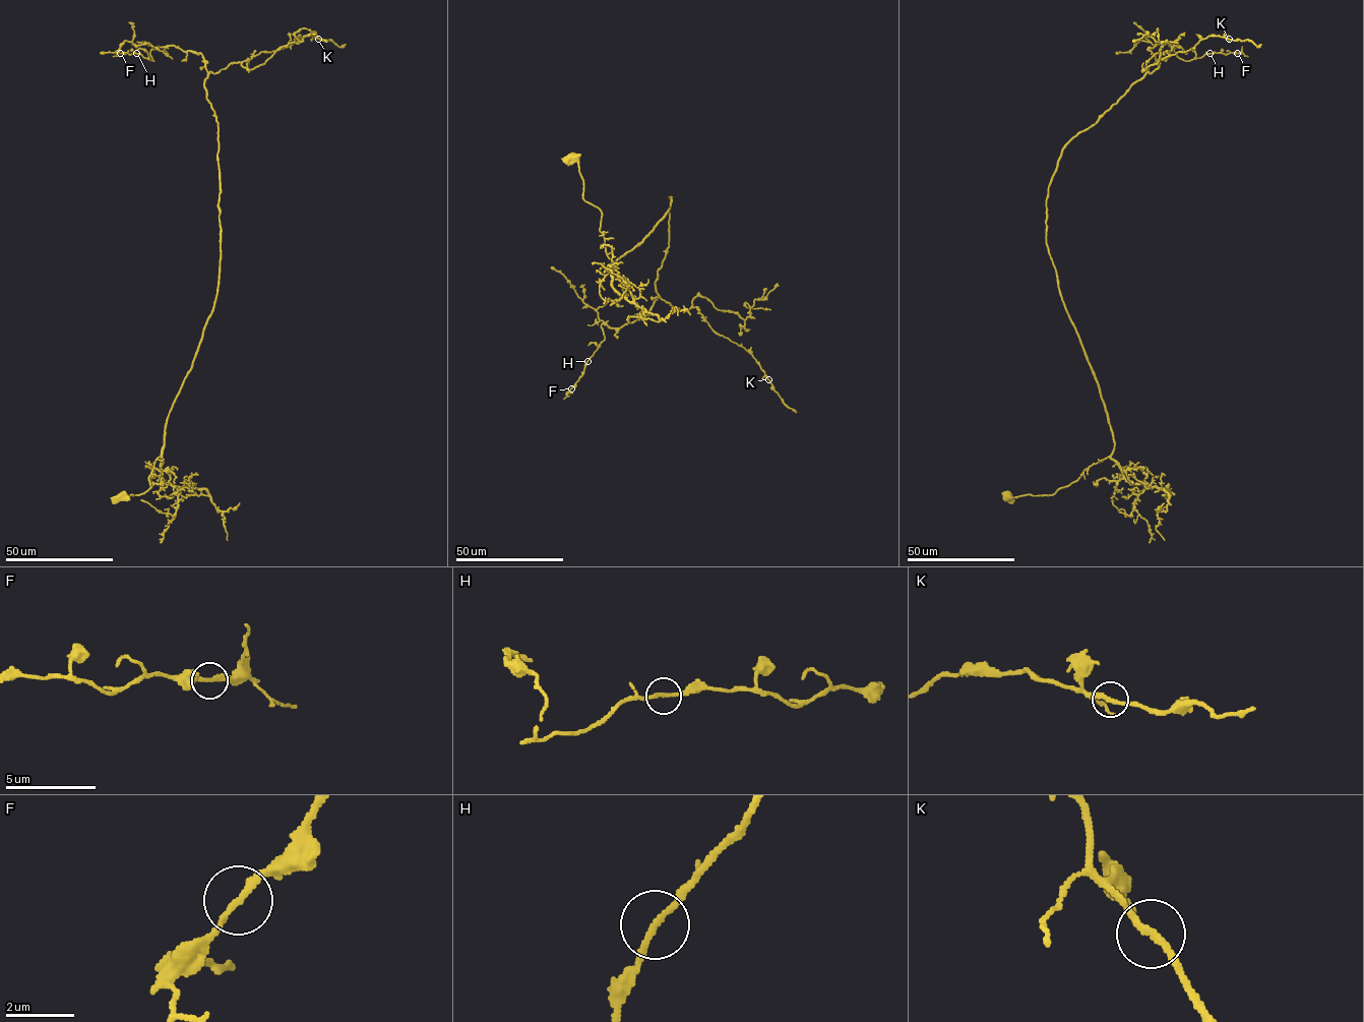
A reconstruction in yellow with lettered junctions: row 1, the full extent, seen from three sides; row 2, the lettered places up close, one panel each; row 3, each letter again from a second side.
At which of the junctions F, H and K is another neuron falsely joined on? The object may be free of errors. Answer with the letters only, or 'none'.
none

